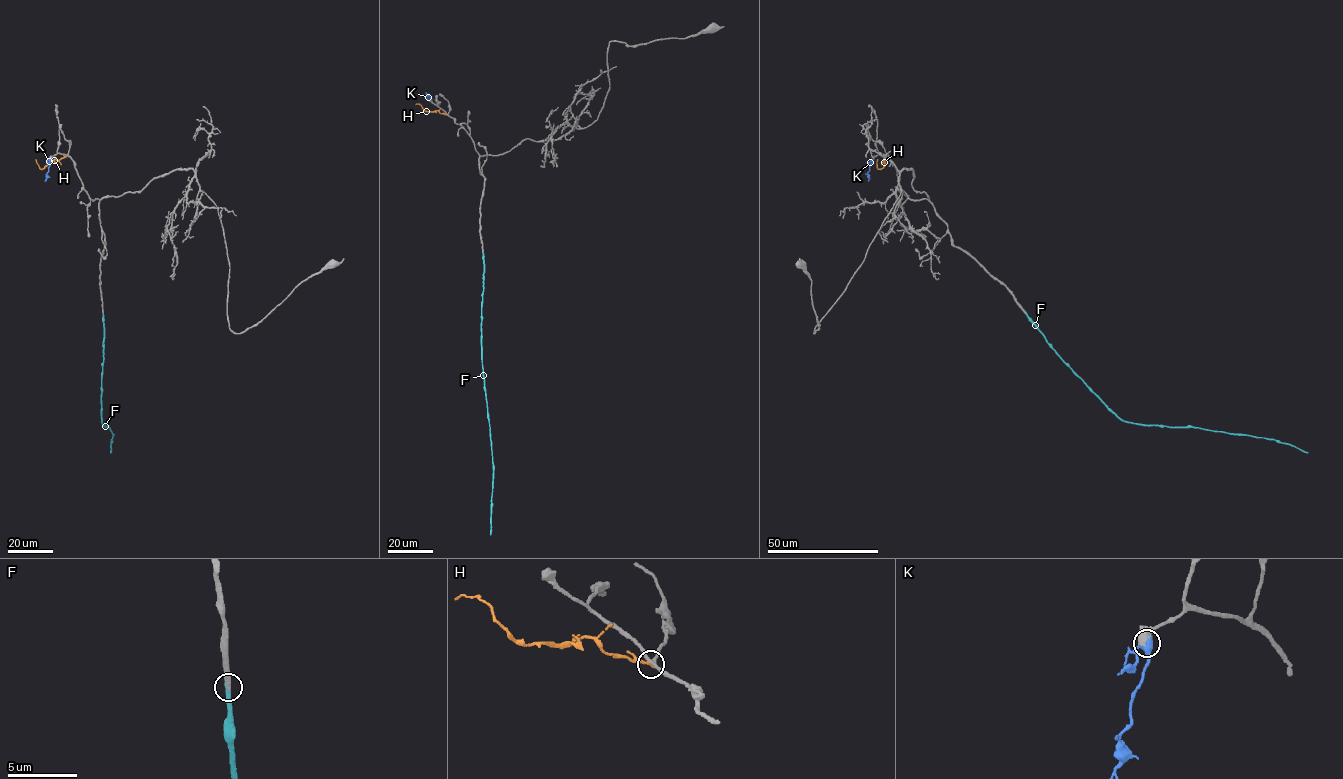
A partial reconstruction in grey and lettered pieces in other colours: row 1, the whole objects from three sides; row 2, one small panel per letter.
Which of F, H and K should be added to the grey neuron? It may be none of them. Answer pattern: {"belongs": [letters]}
{"belongs": ["F"]}

